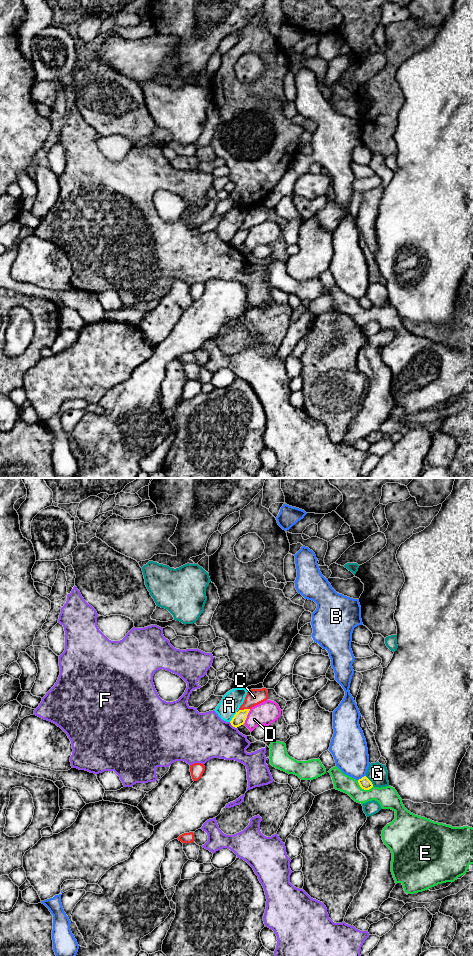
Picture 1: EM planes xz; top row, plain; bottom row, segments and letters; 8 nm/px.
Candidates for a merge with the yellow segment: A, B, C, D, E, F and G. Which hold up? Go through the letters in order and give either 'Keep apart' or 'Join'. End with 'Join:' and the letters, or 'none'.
A: Keep apart
B: Keep apart
C: Keep apart
D: Keep apart
E: Keep apart
F: Keep apart
G: Keep apart
Join: none

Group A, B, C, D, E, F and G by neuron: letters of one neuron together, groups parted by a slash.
A / B / C / D / E / F / G

